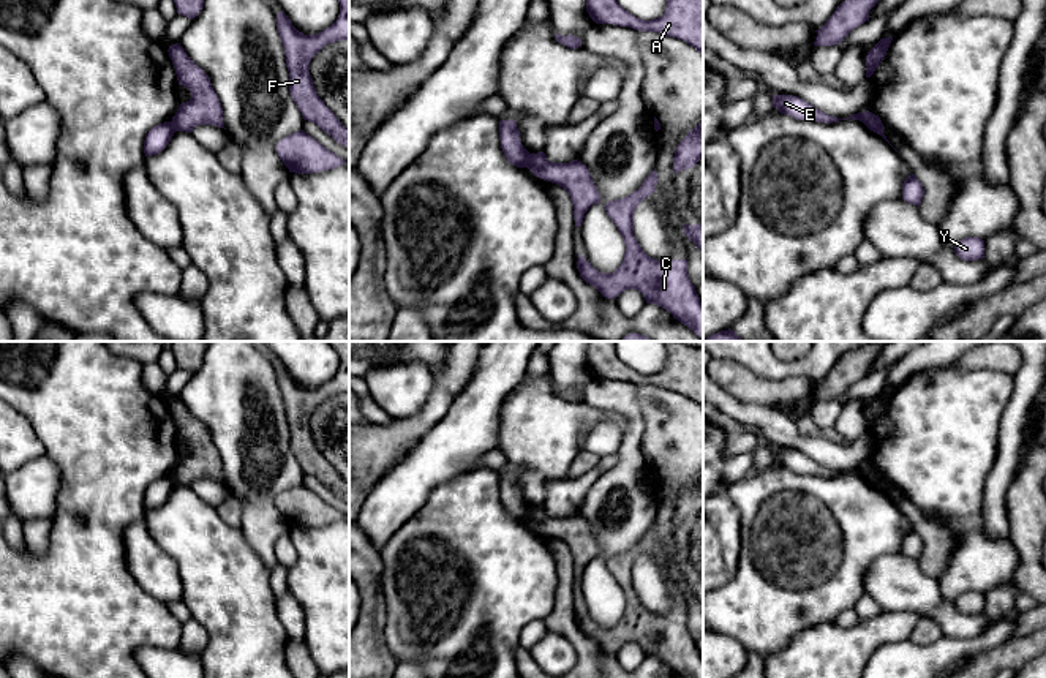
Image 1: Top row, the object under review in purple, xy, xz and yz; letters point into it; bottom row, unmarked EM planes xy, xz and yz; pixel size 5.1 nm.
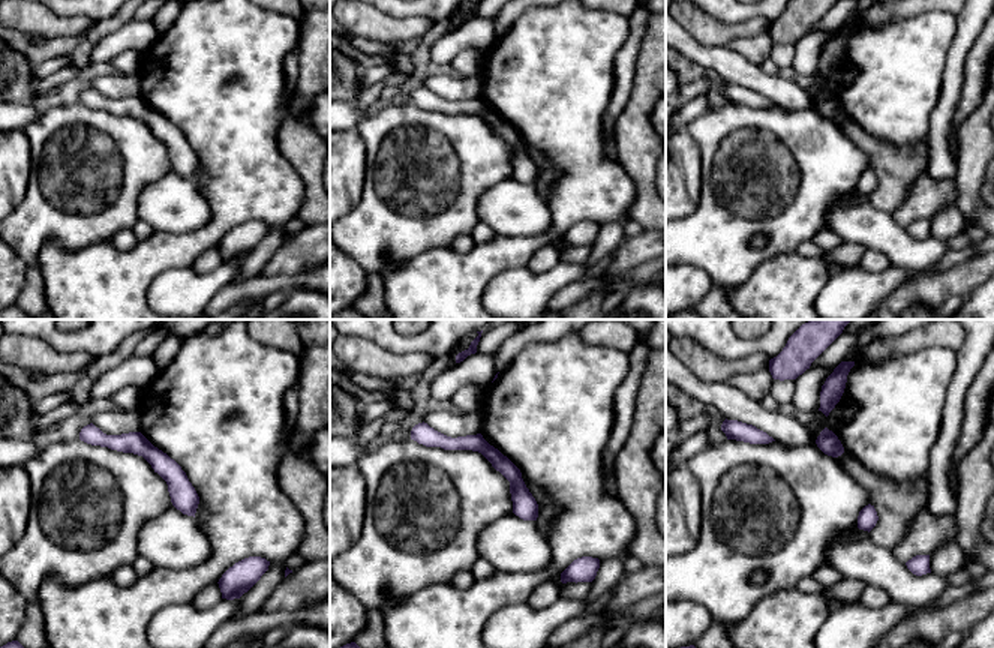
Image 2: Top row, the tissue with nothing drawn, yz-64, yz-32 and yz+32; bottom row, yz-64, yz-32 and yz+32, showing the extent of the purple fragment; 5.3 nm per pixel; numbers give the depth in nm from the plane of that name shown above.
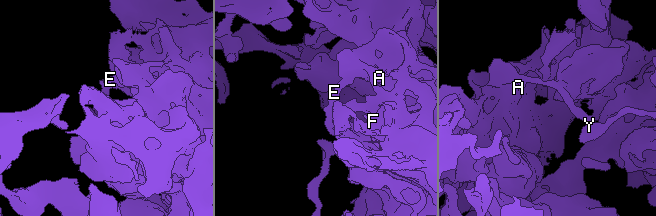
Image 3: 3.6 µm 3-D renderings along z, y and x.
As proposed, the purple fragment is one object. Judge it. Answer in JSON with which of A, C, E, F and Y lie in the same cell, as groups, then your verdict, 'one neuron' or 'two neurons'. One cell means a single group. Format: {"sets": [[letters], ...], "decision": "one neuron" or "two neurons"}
{"sets": [["A", "C", "F"], ["E", "Y"]], "decision": "two neurons"}

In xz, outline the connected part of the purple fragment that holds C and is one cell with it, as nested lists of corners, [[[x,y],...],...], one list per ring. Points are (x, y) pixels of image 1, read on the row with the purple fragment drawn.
[[[654,169],[637,191],[604,205],[626,243],[621,266],[613,273],[602,273],[578,254],[577,269],[580,277],[604,297],[616,299],[626,289],[637,289],[646,303],[665,308],[675,319],[703,338],[703,303],[689,280],[687,261],[657,261],[642,250],[634,235],[635,209],[656,191],[656,185],[657,172]]]

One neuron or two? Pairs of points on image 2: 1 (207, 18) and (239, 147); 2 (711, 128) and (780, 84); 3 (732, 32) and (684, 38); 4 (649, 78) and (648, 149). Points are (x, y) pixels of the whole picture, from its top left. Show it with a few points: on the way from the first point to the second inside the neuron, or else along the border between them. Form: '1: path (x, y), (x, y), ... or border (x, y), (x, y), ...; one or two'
1: path (216, 50), (219, 87), (228, 98), (231, 116); one
2: border (775, 104), (790, 110), (810, 108); two
3: border (681, 26), (700, 44), (726, 45); two
4: path (643, 96), (642, 131); one

